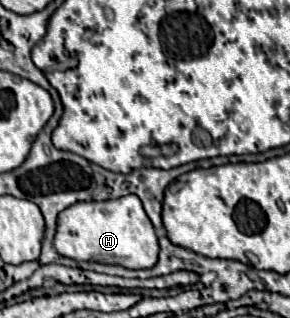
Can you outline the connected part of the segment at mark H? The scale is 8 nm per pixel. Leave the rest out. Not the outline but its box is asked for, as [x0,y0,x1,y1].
[53,194,159,270]

